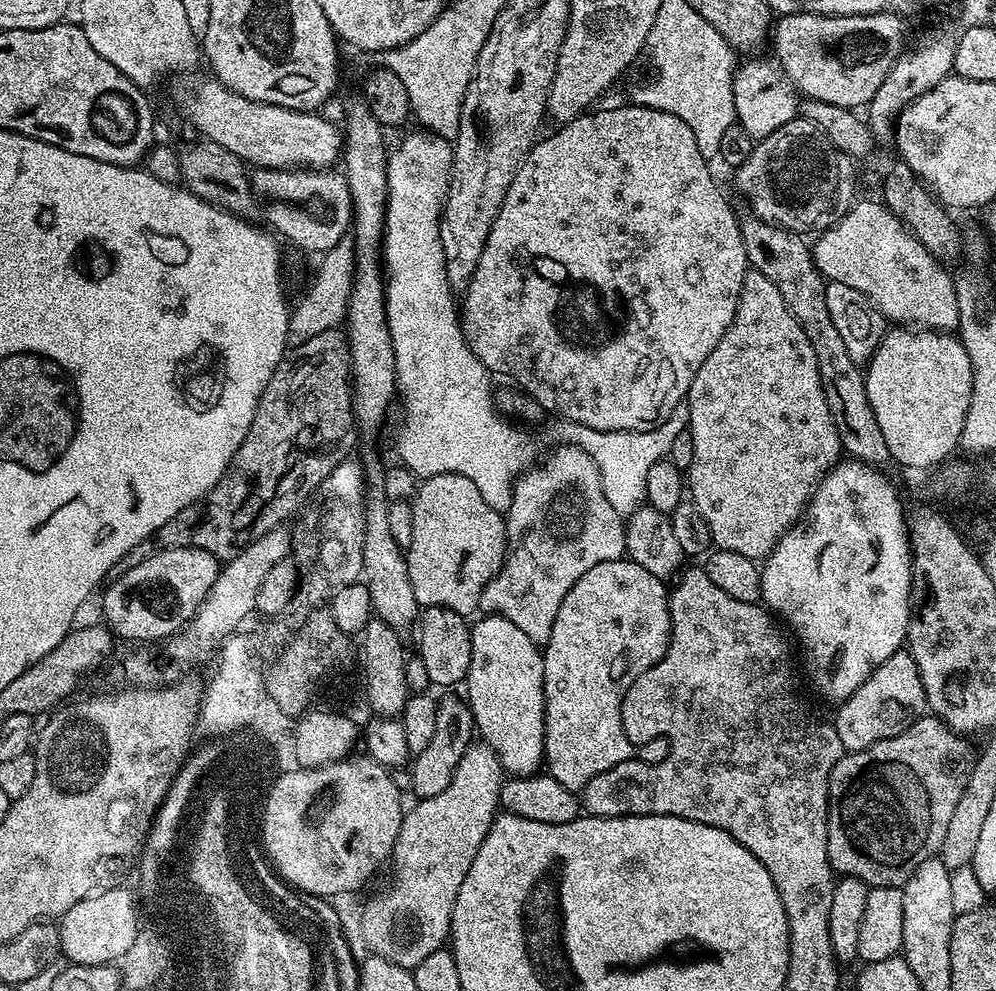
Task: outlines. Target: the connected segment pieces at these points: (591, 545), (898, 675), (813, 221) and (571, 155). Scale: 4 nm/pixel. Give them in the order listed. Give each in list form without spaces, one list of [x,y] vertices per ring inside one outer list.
[[[564,444],[556,447],[560,448],[554,449],[552,456],[546,457],[541,462],[540,468],[533,467],[531,470],[525,471],[513,483],[512,500],[509,502],[506,513],[508,550],[504,558],[504,564],[500,567],[500,573],[482,590],[482,598],[480,599],[480,608],[485,613],[505,616],[507,620],[514,622],[514,626],[518,626],[518,630],[522,630],[522,634],[526,634],[526,638],[530,638],[530,642],[534,642],[538,646],[548,643],[550,630],[554,630],[554,618],[558,618],[558,606],[562,606],[562,598],[566,598],[566,594],[570,594],[570,586],[574,586],[574,582],[578,582],[578,578],[582,578],[582,574],[586,574],[586,570],[590,570],[602,562],[621,559],[625,555],[624,547],[626,546],[625,517],[620,516],[618,510],[614,510],[614,506],[610,506],[610,502],[606,502],[606,494],[602,490],[600,471],[596,465],[595,456],[583,448],[577,448],[574,444]]]
[[[901,650],[886,658],[839,707],[834,723],[845,753],[869,748],[874,742],[897,736],[910,727],[926,708],[922,678],[911,652]]]
[[[793,118],[790,122],[786,122],[786,126],[778,126],[778,130],[774,130],[774,134],[763,137],[750,154],[750,158],[746,158],[746,162],[742,162],[742,166],[735,169],[734,176],[736,176],[736,188],[744,195],[745,202],[752,207],[751,215],[755,219],[765,220],[768,224],[778,224],[787,232],[799,232],[801,234],[812,232],[811,234],[819,234],[824,229],[831,228],[832,225],[837,224],[852,209],[852,205],[858,196],[858,193],[856,193],[856,168],[857,165],[854,161],[845,152],[834,147],[830,142],[830,138],[824,132],[817,130],[814,122],[803,118]]]
[[[629,103],[627,107],[604,108],[601,112],[589,110],[568,124],[559,125],[553,136],[548,136],[545,140],[544,137],[537,139],[532,149],[525,154],[520,169],[514,174],[514,182],[510,182],[510,190],[502,202],[502,210],[498,210],[498,218],[494,218],[490,238],[486,238],[482,258],[478,258],[478,266],[474,270],[472,281],[469,282],[462,296],[462,320],[466,325],[468,345],[471,346],[473,354],[482,361],[489,373],[501,372],[502,375],[509,376],[512,379],[509,381],[515,382],[529,396],[533,396],[544,407],[545,413],[552,415],[553,412],[554,415],[560,416],[556,418],[561,421],[572,420],[575,424],[590,426],[594,430],[602,430],[603,432],[649,432],[670,419],[676,407],[687,397],[694,374],[698,374],[702,362],[706,362],[706,358],[710,358],[710,350],[714,350],[714,346],[718,346],[722,334],[726,334],[736,313],[744,276],[750,271],[746,246],[740,233],[741,221],[736,220],[735,210],[728,205],[727,198],[720,193],[720,188],[716,185],[711,170],[708,169],[709,161],[702,154],[702,150],[698,150],[694,130],[690,130],[690,126],[686,126],[686,122],[682,122],[682,118],[674,118],[674,114],[666,114],[662,110],[654,110],[653,108],[643,108],[641,104]]]

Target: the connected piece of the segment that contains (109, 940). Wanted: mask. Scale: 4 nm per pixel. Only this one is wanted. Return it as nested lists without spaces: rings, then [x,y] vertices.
[[[117,886],[115,888],[107,888],[103,889],[102,891],[96,893],[93,896],[88,896],[86,899],[83,899],[82,902],[76,903],[74,906],[70,908],[67,912],[64,913],[64,915],[61,917],[61,920],[59,921],[58,927],[60,929],[60,948],[61,953],[63,954],[63,957],[66,958],[66,960],[69,963],[74,964],[80,964],[80,965],[102,965],[102,964],[109,964],[109,963],[115,963],[116,961],[119,961],[122,957],[124,957],[124,954],[126,950],[130,948],[130,945],[132,945],[132,942],[134,942],[134,938],[136,937],[136,933],[138,933],[139,927],[140,927],[140,920],[139,917],[136,918],[136,906],[138,910],[138,904],[135,904],[131,894],[123,889],[122,886]]]

